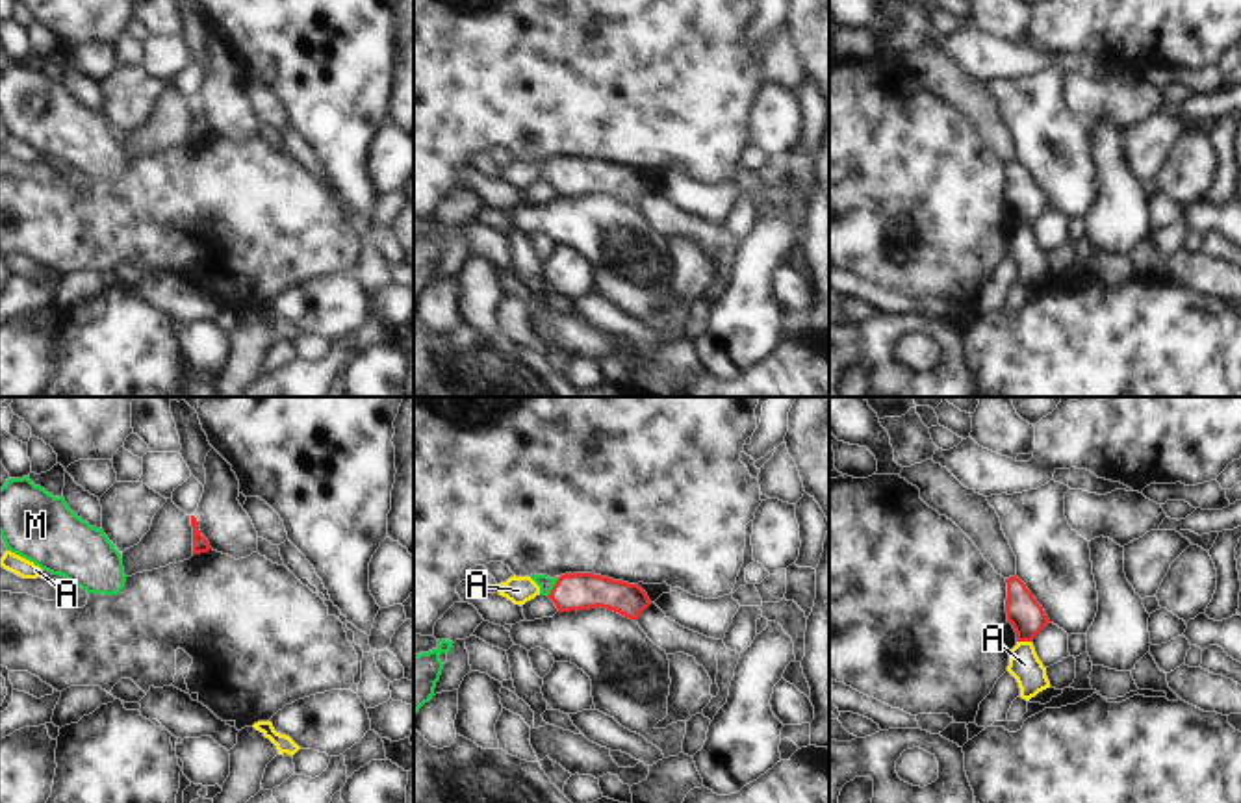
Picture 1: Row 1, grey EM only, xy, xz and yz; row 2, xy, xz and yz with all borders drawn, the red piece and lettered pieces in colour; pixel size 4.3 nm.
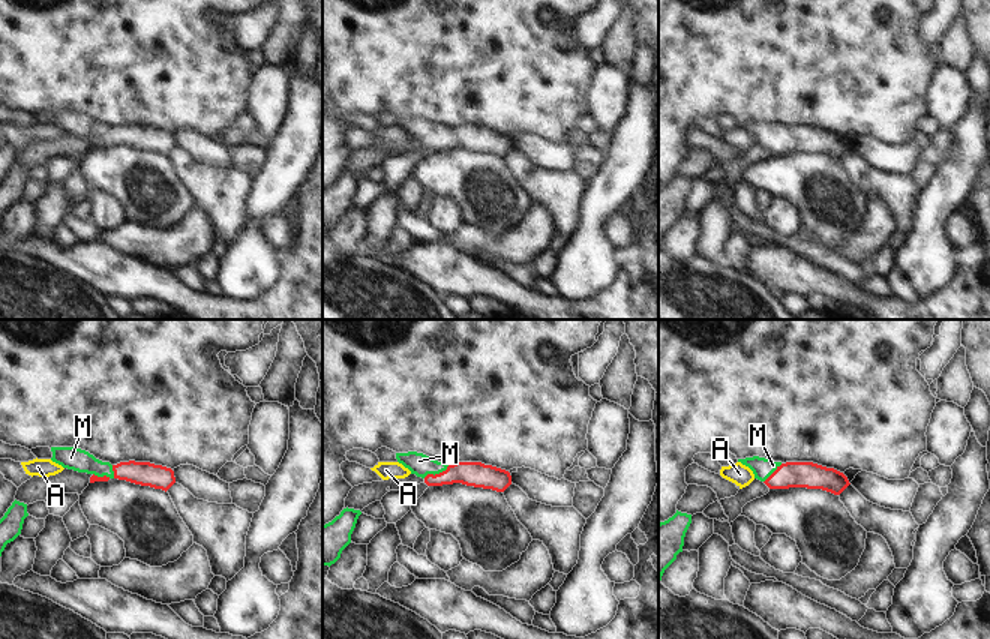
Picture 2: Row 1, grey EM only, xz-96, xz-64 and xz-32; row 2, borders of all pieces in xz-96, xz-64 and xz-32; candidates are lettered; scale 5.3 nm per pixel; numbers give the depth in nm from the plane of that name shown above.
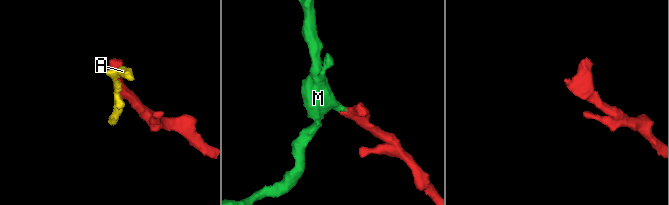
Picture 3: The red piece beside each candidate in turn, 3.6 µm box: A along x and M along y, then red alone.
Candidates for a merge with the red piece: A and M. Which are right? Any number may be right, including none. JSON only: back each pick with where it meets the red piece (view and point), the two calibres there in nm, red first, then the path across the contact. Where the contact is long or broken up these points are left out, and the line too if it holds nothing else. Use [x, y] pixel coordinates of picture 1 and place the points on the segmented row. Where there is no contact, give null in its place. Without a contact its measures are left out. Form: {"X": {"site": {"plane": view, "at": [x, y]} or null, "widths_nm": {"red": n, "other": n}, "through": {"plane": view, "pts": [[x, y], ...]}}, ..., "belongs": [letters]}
{"M": {"site": {"plane": "xz", "at": [553, 586]}, "widths_nm": {"red": 160, "other": 70}, "through": {"plane": "xz", "pts": [[581, 590], [553, 586], [546, 583]]}}, "belongs": ["M"]}

